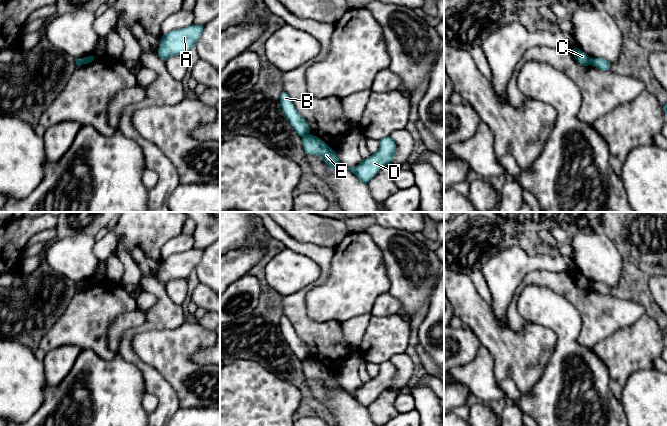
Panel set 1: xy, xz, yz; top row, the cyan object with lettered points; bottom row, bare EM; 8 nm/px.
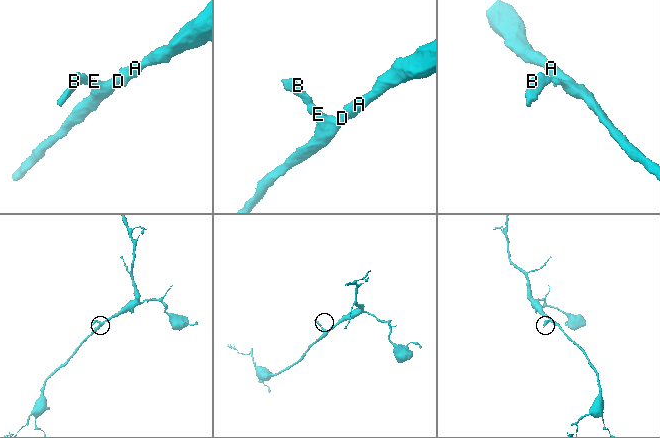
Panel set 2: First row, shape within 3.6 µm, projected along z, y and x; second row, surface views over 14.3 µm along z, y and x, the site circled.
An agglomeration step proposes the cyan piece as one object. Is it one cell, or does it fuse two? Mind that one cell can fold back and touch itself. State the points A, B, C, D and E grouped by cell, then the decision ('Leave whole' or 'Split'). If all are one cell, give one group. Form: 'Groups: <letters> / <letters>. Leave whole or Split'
Groups: A D E / B C. Split

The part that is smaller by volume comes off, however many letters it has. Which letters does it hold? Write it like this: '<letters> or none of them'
B, C

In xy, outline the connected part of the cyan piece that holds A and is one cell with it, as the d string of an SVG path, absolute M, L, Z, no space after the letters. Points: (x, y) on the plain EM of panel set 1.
M192 248L163 259L160 264L158 279L164 285L175 279L187 279L189 274L196 270L203 252L204 250Z

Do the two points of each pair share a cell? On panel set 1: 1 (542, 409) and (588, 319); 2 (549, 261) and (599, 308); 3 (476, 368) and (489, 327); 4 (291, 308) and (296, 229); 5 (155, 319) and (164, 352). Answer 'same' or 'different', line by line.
1: different
2: different
3: different
4: different
5: different

